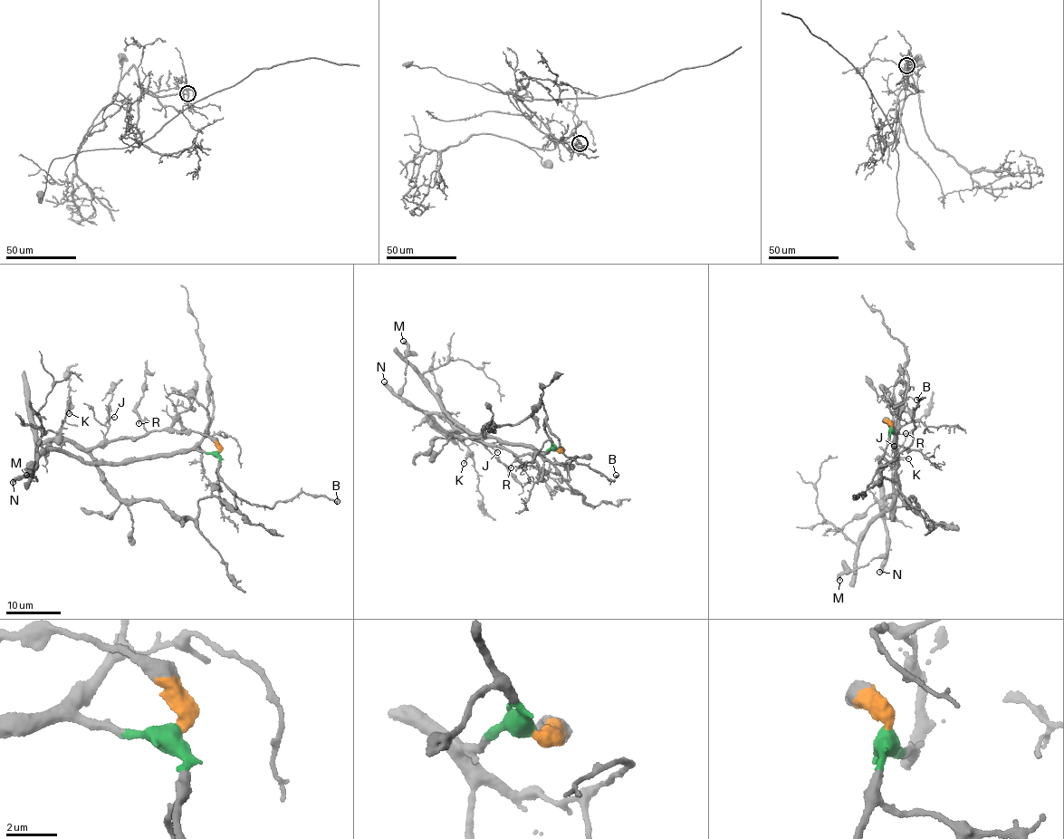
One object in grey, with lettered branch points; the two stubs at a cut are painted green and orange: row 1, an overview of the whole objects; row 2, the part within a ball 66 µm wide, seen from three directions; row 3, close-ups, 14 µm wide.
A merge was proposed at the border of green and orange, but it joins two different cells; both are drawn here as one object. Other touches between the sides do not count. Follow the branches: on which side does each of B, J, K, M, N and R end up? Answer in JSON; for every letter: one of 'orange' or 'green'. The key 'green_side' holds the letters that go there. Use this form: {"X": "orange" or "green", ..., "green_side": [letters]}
{"B": "green", "J": "orange", "K": "orange", "M": "orange", "N": "orange", "R": "orange", "green_side": ["B"]}

